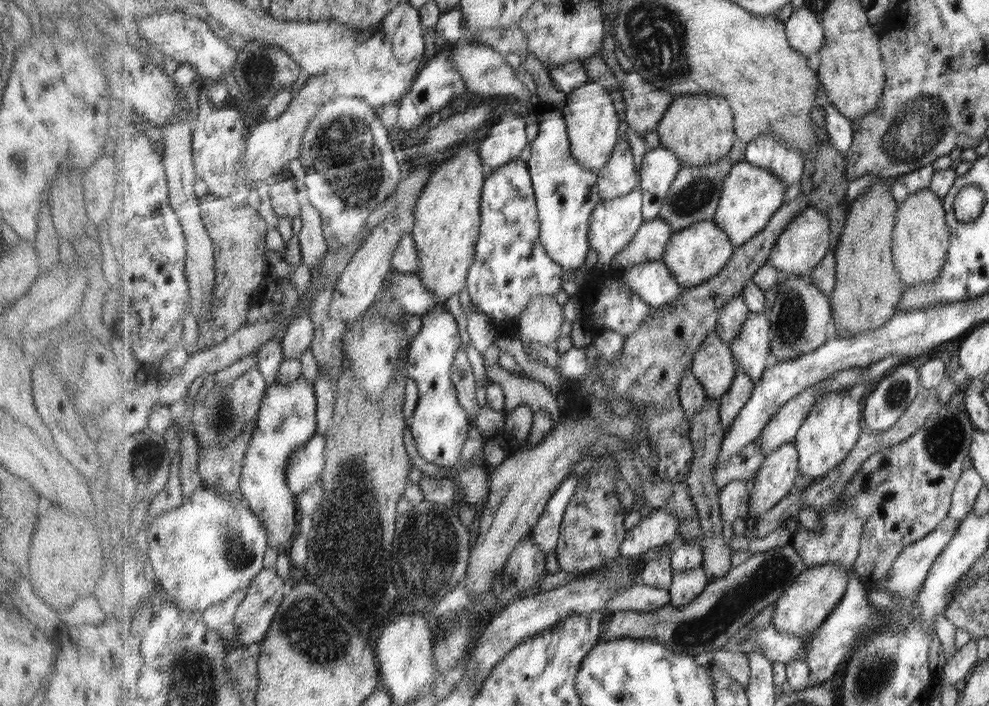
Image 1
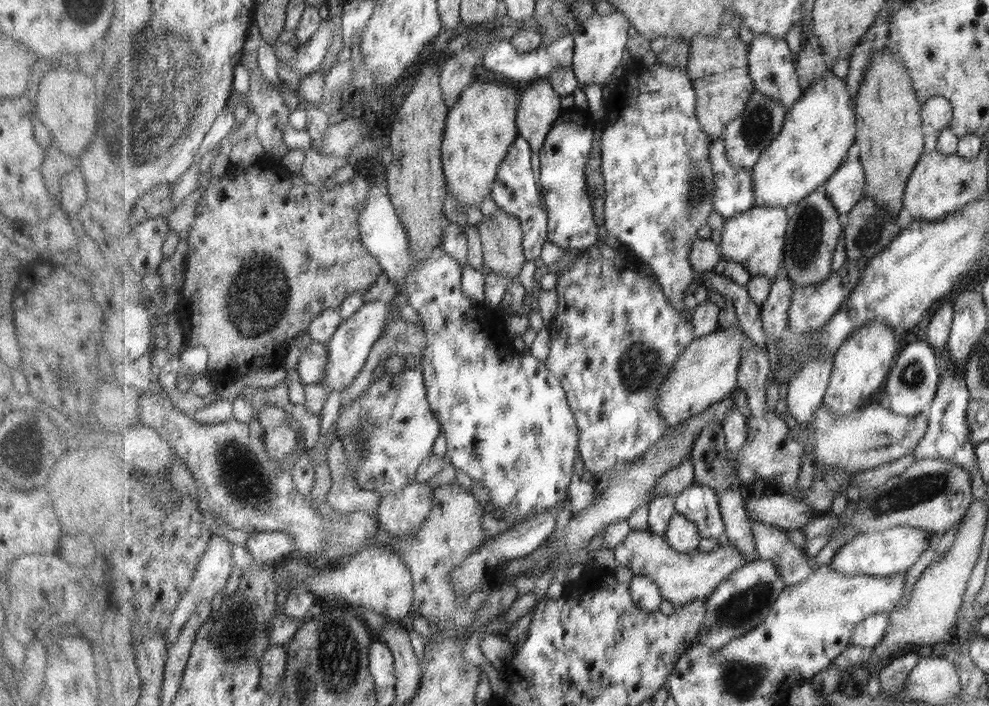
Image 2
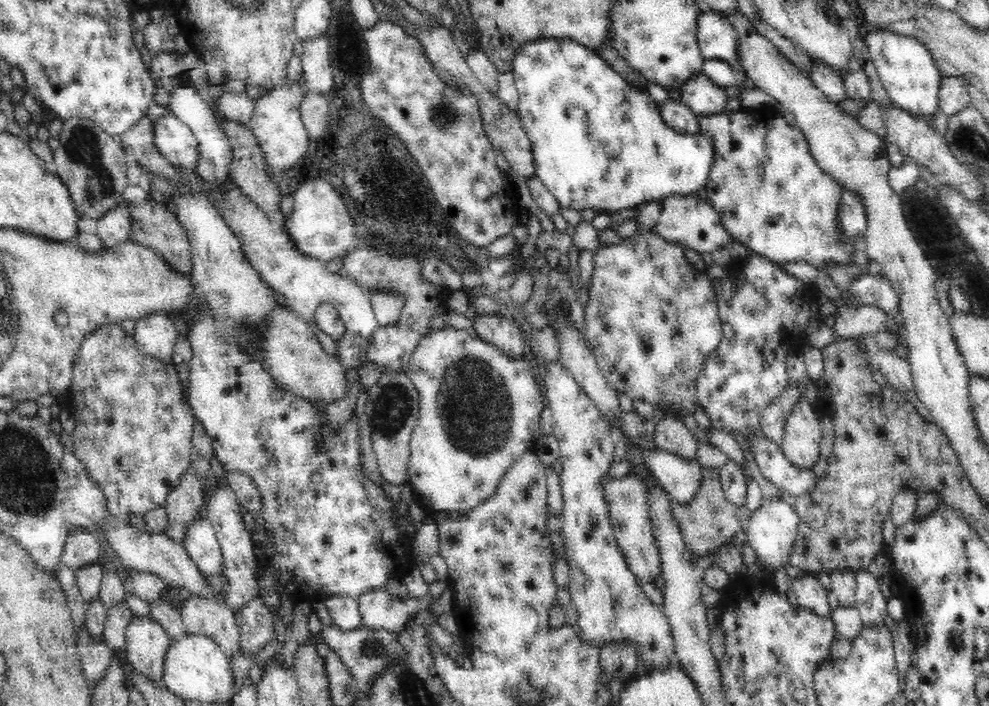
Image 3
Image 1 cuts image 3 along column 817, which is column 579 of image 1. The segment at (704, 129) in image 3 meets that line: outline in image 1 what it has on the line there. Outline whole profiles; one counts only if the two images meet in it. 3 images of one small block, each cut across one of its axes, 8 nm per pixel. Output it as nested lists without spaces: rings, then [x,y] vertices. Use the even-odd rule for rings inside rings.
[[[549,110],[541,114],[538,131],[534,140],[529,144],[530,158],[527,161],[529,174],[532,176],[536,192],[536,204],[539,208],[541,222],[541,242],[553,260],[556,260],[564,270],[583,269],[587,262],[587,254],[591,252],[589,243],[589,224],[593,210],[602,202],[597,188],[598,173],[583,167],[571,152],[568,124],[562,110]]]

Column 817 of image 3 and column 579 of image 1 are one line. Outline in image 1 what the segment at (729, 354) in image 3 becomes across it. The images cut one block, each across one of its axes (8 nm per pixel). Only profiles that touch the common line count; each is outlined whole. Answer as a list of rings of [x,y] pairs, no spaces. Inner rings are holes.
[[[569,477],[561,484],[552,499],[549,500],[544,514],[541,515],[536,524],[536,528],[531,532],[532,536],[536,538],[536,544],[545,551],[545,554],[556,550],[558,546],[565,512],[569,502],[575,496],[580,482],[580,477]]]

